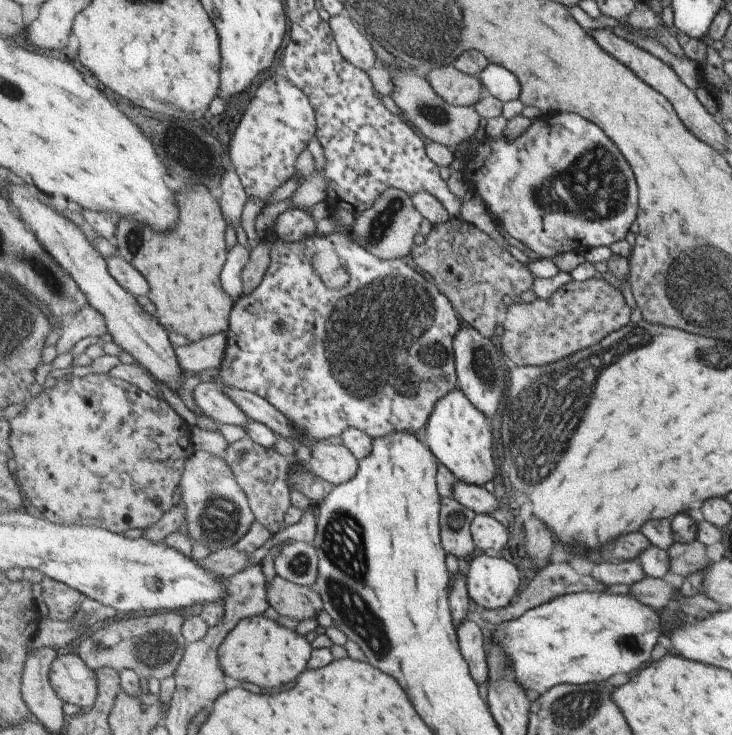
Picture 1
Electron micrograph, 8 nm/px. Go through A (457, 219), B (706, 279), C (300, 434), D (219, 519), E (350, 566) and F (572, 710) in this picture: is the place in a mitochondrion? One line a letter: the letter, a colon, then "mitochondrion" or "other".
A: other
B: mitochondrion
C: other
D: mitochondrion
E: mitochondrion
F: mitochondrion

